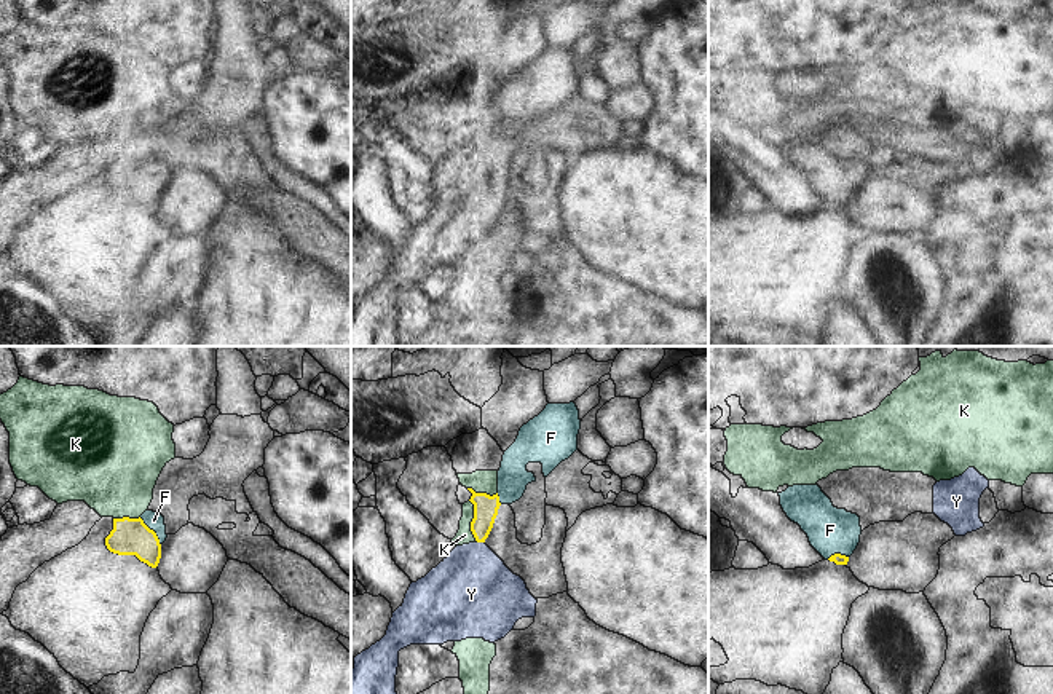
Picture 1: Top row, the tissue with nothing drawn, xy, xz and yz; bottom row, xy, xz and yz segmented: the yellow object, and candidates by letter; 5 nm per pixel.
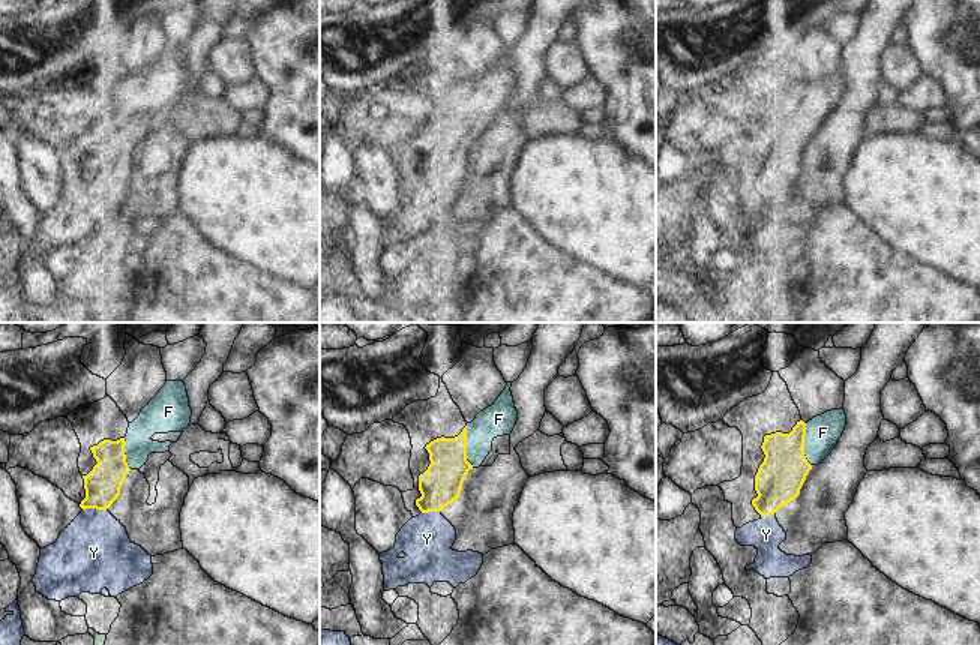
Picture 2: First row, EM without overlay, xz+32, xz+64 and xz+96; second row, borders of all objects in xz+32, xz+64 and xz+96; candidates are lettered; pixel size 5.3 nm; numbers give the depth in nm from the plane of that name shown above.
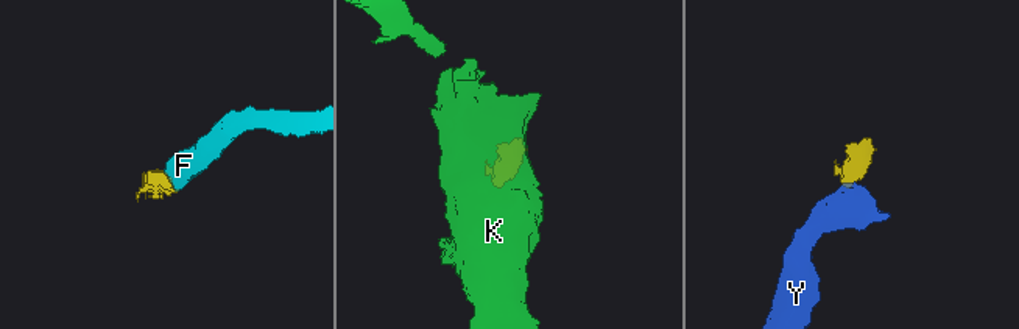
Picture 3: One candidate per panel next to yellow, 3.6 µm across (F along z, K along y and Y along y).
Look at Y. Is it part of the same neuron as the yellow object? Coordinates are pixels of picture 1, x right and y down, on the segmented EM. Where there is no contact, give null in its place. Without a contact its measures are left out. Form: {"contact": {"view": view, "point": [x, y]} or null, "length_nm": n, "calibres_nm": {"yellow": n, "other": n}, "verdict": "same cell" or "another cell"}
{"contact": {"view": "xz", "point": [481, 541]}, "length_nm": 40, "calibres_nm": {"yellow": 130, "other": 400}, "verdict": "same cell"}

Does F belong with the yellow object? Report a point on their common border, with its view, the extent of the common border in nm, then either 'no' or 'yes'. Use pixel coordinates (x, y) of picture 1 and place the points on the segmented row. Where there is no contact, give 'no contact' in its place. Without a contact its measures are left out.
xy (153, 532) | 180 nm | yes

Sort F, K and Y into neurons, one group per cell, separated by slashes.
F Y / K

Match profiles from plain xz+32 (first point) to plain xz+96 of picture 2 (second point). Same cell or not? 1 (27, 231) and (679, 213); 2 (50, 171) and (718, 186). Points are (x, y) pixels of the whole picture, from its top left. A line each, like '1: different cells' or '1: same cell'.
1: different cells
2: same cell

